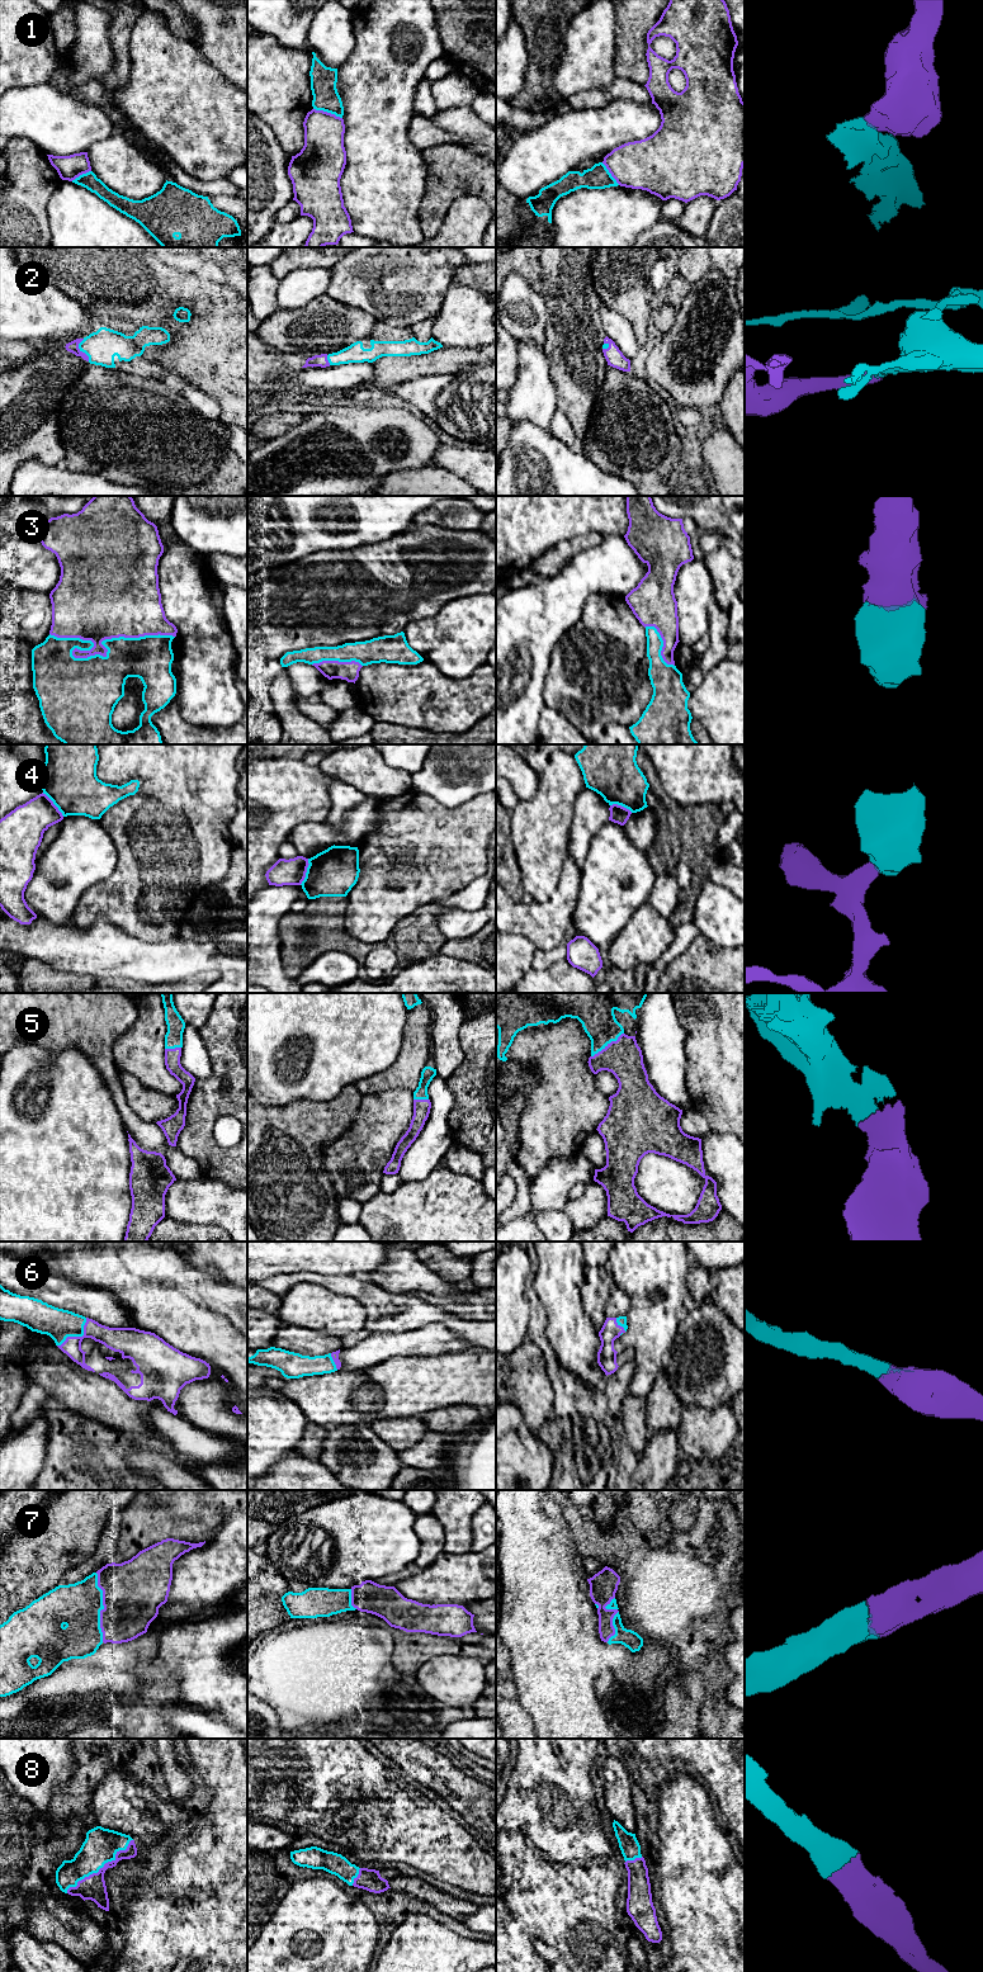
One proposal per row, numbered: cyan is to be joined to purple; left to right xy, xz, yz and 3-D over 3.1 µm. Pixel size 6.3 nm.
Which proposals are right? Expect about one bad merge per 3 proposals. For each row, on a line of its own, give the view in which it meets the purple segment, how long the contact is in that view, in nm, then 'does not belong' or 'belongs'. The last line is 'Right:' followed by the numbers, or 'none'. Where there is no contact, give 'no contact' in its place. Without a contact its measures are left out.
1: contact in xz; length 200 nm; does not belong
2: contact in xy; length 150 nm; belongs
3: contact in xy; length 800 nm; belongs
4: contact in xz; length 180 nm; does not belong
5: contact in yz; length 260 nm; belongs
6: contact in xy; length 260 nm; belongs
7: contact in xy; length 440 nm; belongs
8: contact in xy; length 550 nm; belongs
Right: 2, 3, 5, 6, 7, 8

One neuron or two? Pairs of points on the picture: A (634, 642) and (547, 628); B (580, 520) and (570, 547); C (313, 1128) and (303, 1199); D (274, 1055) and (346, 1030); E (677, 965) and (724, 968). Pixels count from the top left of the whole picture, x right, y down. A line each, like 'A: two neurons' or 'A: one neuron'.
A: two neurons
B: two neurons
C: one neuron
D: one neuron
E: one neuron

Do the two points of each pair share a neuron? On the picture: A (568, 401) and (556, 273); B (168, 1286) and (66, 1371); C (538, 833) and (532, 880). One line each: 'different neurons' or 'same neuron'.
A: same neuron
B: different neurons
C: same neuron

